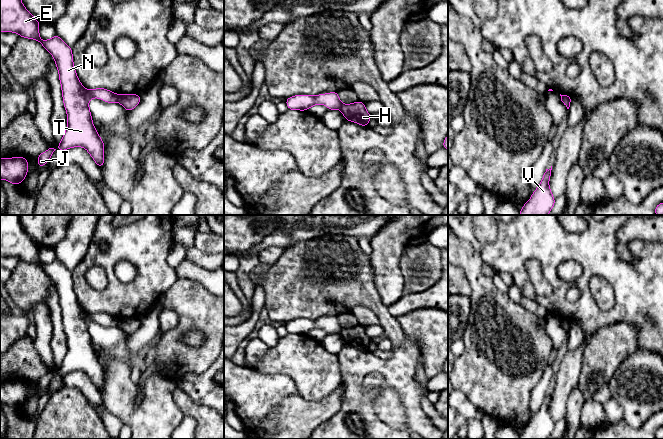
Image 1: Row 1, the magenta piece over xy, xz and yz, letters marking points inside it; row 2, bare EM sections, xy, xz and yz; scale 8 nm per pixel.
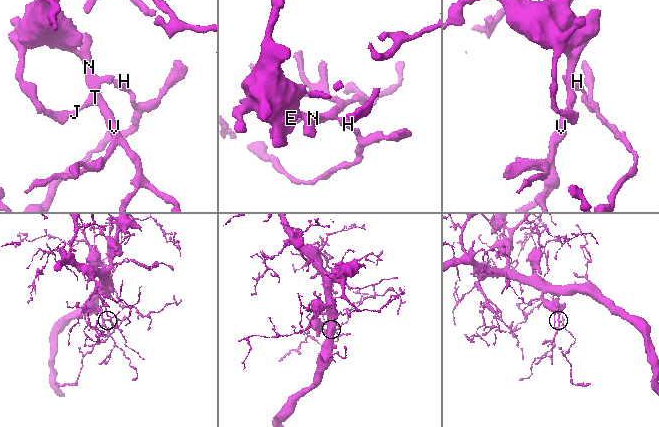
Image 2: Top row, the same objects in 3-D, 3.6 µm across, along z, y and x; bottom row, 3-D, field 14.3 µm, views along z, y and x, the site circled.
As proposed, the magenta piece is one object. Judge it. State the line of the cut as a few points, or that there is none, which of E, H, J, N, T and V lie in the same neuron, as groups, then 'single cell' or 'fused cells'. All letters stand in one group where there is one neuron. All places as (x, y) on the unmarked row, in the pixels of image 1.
xy (119, 319), (116, 325) | E J N T V / H | fused cells

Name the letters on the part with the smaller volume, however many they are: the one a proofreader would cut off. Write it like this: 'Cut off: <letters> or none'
Cut off: H

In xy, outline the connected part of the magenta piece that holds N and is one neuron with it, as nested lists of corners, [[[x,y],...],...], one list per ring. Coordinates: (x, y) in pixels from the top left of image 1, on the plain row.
[[[0,215],[0,256],[14,256],[20,261],[34,263],[42,268],[42,270],[54,281],[55,288],[59,296],[59,304],[61,306],[62,320],[64,331],[67,336],[67,353],[62,364],[56,373],[64,376],[72,371],[84,371],[99,392],[104,389],[104,366],[96,355],[90,333],[89,324],[91,322],[99,322],[107,327],[118,325],[119,319],[104,313],[85,313],[77,301],[74,292],[72,273],[57,258],[49,264],[42,264],[39,259],[40,246],[24,231],[19,215]]]

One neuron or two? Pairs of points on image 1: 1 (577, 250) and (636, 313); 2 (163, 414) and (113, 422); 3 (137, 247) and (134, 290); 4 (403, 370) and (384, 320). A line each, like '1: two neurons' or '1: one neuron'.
1: one neuron
2: two neurons
3: one neuron
4: two neurons

